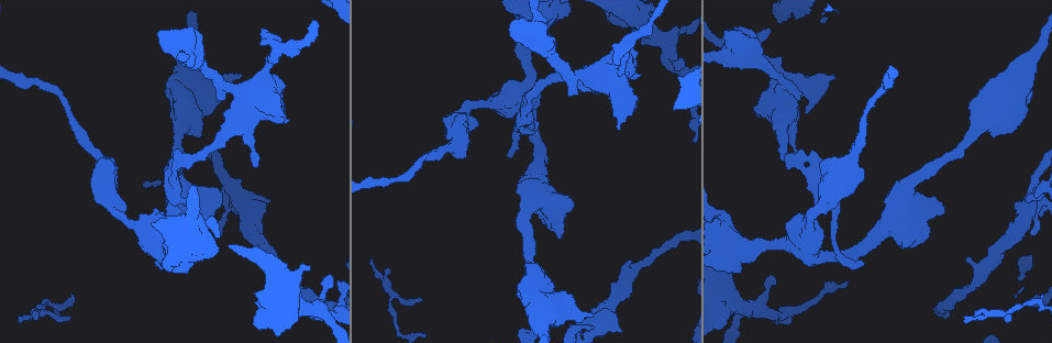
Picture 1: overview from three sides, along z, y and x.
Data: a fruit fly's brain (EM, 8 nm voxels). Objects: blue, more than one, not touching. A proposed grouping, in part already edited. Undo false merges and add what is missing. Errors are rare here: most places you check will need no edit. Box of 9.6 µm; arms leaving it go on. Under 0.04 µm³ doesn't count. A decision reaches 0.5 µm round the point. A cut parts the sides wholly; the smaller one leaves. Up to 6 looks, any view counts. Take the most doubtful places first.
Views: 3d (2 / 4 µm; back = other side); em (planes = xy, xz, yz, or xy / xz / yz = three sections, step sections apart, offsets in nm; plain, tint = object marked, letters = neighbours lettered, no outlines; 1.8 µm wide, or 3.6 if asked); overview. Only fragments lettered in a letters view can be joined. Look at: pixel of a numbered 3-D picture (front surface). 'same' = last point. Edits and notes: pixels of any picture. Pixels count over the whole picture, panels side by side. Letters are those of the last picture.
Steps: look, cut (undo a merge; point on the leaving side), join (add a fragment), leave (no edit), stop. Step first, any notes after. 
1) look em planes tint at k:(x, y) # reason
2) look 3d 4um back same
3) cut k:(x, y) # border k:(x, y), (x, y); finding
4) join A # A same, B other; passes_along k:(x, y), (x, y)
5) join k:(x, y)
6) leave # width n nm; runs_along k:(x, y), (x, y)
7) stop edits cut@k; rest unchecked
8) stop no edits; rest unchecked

look 3d 2um at 1:(570, 326) # free end

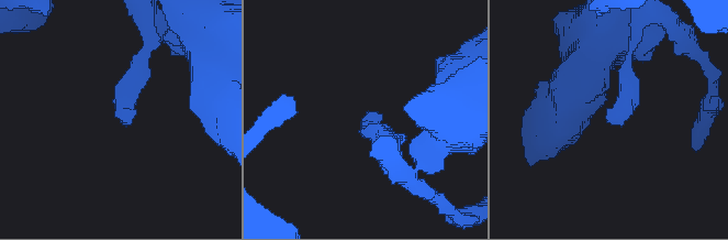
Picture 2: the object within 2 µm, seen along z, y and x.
look em yz step 16 letters at 2:(608, 122) # shape alone is not enough

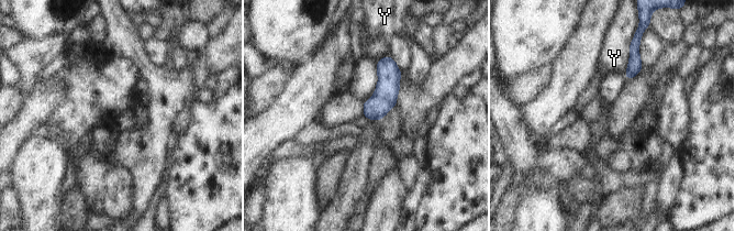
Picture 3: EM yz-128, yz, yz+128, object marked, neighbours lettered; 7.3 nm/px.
leave # Y other; border 3:(631, 45), (627, 68), (624, 74); none of them fits

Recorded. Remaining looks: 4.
look em xy step 16 letters at 1:(806, 113)

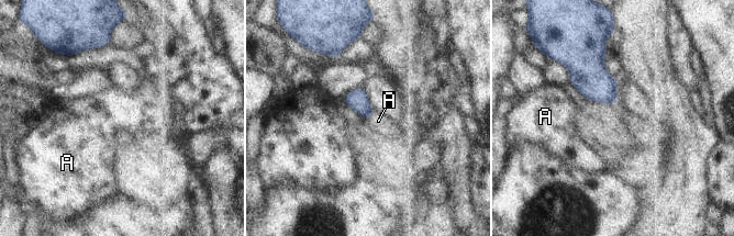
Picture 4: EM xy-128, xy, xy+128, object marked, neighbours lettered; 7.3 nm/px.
look em planes letters same

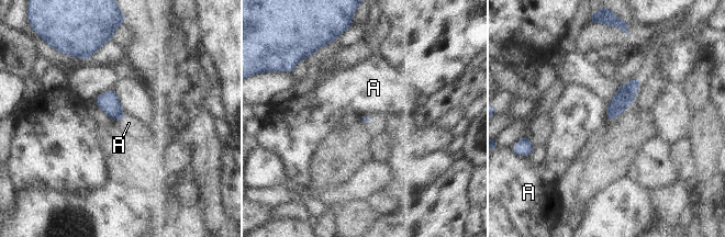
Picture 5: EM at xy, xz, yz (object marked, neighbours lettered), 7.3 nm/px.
leave # longest_contact A 130 nm; A other; border 5:(606, 104), (609, 121); no lettered fragment goes on from it

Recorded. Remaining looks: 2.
look 3d 4um at 1:(860, 259) # branch stops here

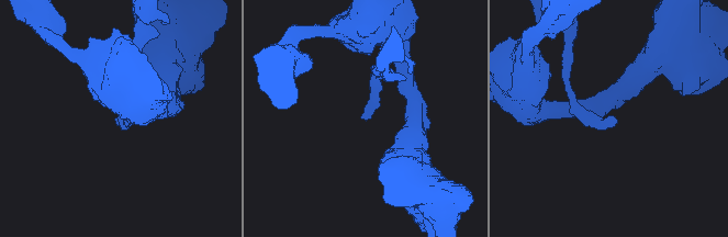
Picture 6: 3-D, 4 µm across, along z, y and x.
look em planes letters at 6:(612, 116)

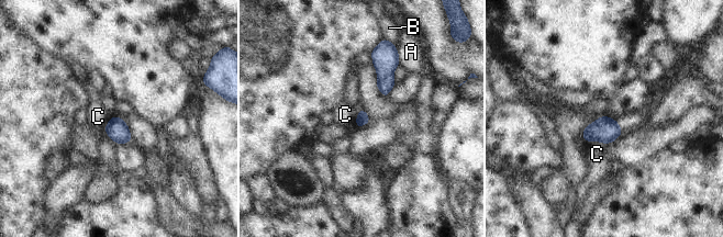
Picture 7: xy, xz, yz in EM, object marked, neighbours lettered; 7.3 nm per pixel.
leave # A other, B other, C other; border 7:(112, 116), (106, 133), (115, 144); none of them fits

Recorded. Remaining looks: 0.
stop no edits; rest unchecked

